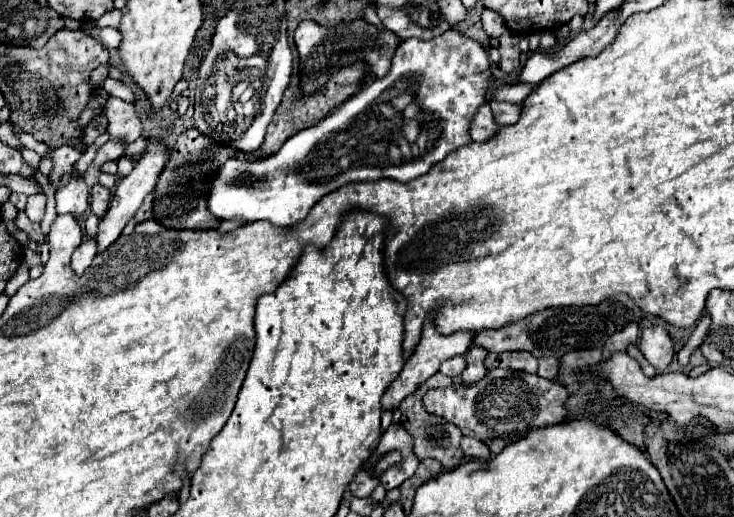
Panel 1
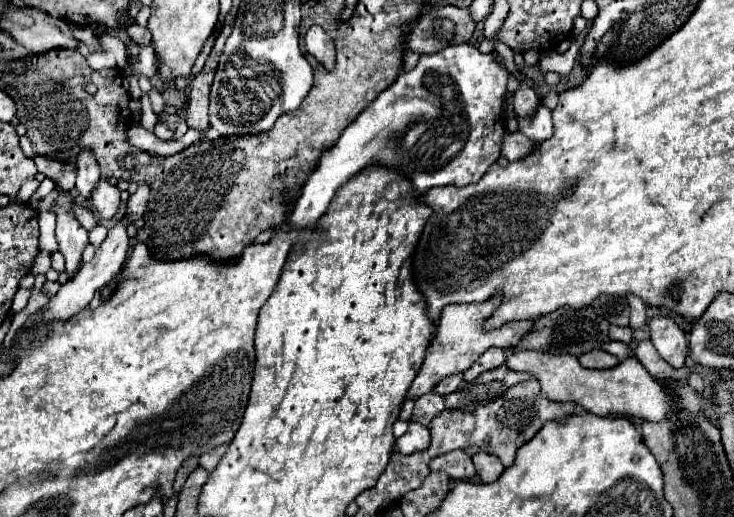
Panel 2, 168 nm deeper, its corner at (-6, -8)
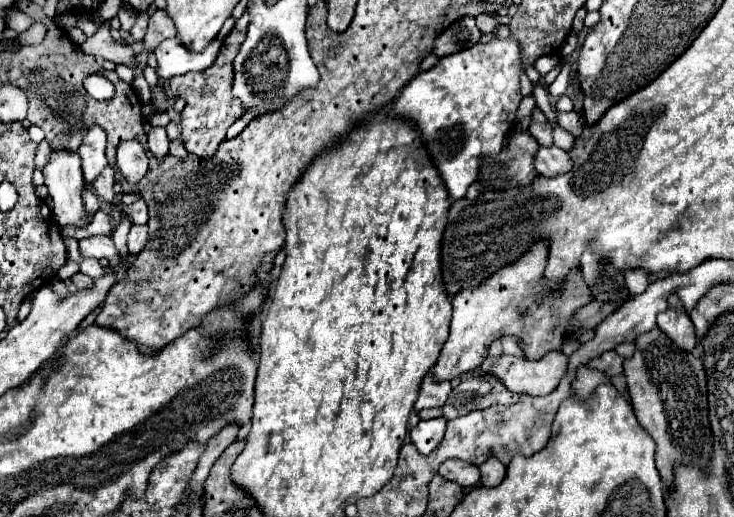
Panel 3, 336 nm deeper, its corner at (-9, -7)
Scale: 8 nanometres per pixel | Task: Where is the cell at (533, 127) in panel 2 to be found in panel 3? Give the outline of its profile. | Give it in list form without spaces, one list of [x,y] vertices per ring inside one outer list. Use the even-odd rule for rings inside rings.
[[[559,125],[553,129],[553,137],[555,137],[555,145],[565,151],[571,151],[575,145],[575,137],[571,133],[567,133],[565,129],[561,129]]]

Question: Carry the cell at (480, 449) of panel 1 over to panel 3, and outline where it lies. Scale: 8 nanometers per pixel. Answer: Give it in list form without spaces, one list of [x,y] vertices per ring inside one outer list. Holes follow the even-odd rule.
[[[487,459],[481,467],[481,485],[483,487],[497,487],[505,477],[505,465],[499,459]]]

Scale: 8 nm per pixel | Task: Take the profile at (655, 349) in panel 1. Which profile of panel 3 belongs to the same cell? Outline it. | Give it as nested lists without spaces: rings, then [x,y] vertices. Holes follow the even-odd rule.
[[[669,295],[669,307],[657,315],[657,325],[665,329],[665,335],[669,335],[681,349],[691,351],[697,345],[695,327],[689,315],[685,315],[685,307],[677,295]]]

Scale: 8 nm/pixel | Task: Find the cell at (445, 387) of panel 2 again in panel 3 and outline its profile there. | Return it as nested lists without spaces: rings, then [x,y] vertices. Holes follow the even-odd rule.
[[[429,373],[421,385],[419,399],[415,403],[415,411],[419,413],[421,409],[427,409],[427,407],[443,407],[449,393],[451,393],[451,383],[449,381],[435,381],[433,373]]]

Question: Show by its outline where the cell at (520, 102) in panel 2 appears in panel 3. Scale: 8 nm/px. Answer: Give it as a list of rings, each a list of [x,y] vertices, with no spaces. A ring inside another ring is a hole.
[[[541,109],[533,111],[531,125],[529,125],[531,135],[541,143],[541,147],[551,147],[553,145],[553,127],[549,125],[547,117],[541,113]]]

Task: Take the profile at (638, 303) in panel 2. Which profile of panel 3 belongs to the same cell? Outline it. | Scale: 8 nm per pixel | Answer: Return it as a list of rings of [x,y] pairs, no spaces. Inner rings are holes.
[[[639,268],[628,269],[625,270],[623,273],[626,274],[625,275],[626,287],[629,290],[629,292],[634,296],[643,293],[647,286],[649,285],[647,275],[641,275],[645,274],[645,272]]]

